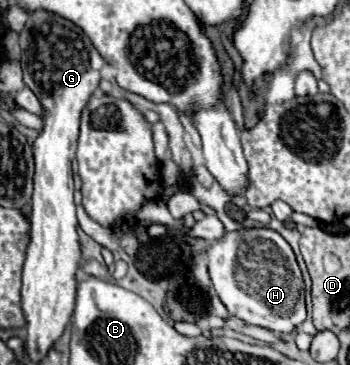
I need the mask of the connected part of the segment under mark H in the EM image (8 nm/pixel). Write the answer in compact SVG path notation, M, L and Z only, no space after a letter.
M242 229L234 233L226 233L224 239L216 241L208 249L210 259L210 279L212 285L226 305L228 313L242 319L248 325L258 325L270 329L274 333L292 333L306 319L306 303L304 303L304 279L298 269L296 257L290 245L270 229Z

